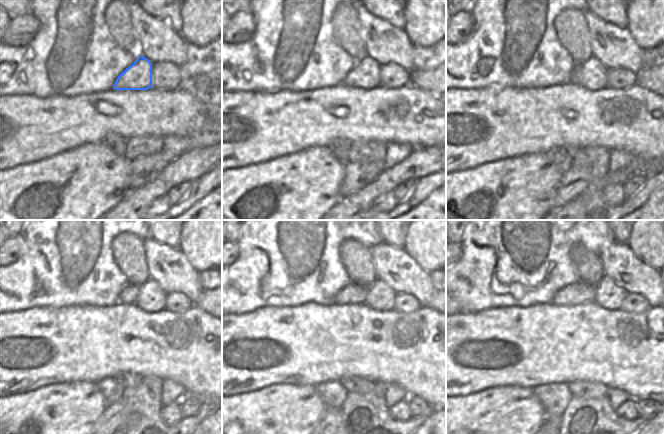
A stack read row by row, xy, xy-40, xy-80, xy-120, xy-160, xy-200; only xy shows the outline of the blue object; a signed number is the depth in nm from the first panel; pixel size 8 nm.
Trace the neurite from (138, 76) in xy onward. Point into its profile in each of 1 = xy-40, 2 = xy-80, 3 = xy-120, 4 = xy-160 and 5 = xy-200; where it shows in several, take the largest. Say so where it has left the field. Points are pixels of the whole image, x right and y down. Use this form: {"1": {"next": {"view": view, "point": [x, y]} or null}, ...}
{"1": {"next": {"view": "xy-40", "point": [366, 73]}}, "2": {"next": {"view": "xy-80", "point": [592, 74]}}, "3": {"next": {"view": "xy-120", "point": [151, 298]}}, "4": {"next": {"view": "xy-160", "point": [380, 296]}}, "5": {"next": {"view": "xy-200", "point": [608, 295]}}}

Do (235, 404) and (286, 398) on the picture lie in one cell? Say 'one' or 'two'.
one

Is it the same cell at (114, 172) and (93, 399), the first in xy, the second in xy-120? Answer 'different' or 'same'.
same

